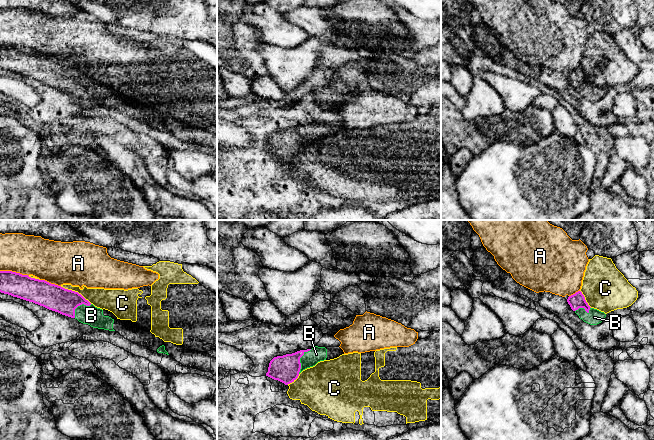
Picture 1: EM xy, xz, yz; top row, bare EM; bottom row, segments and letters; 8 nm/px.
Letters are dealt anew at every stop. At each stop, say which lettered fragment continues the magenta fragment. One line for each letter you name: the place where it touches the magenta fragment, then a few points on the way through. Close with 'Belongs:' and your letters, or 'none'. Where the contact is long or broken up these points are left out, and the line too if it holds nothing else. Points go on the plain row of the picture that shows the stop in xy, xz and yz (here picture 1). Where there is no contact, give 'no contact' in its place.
B: contact xz (299, 136); way xz (286, 144), (299, 136), (316, 130)
Belongs: B

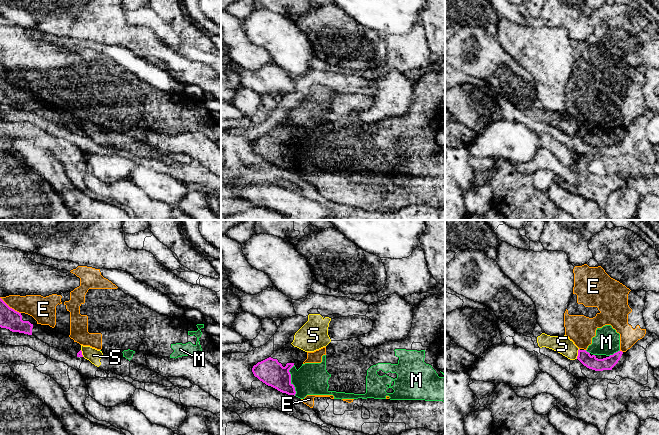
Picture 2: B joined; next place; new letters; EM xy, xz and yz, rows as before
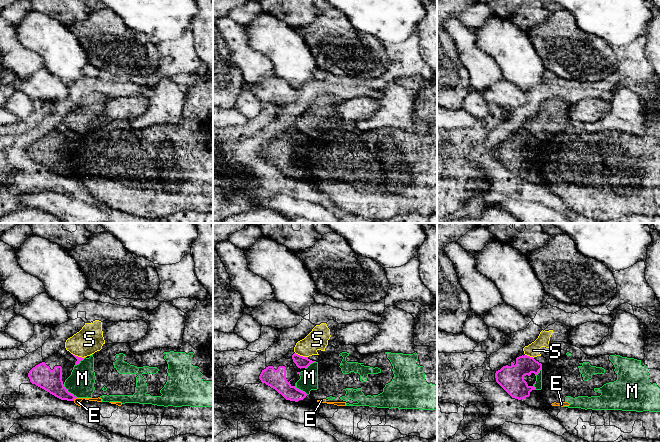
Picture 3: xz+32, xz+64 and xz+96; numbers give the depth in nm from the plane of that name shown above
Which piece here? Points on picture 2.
Belongs: none

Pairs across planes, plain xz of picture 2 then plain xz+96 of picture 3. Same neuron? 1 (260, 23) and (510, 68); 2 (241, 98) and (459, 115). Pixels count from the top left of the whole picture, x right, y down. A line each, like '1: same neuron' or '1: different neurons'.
1: same neuron
2: different neurons

